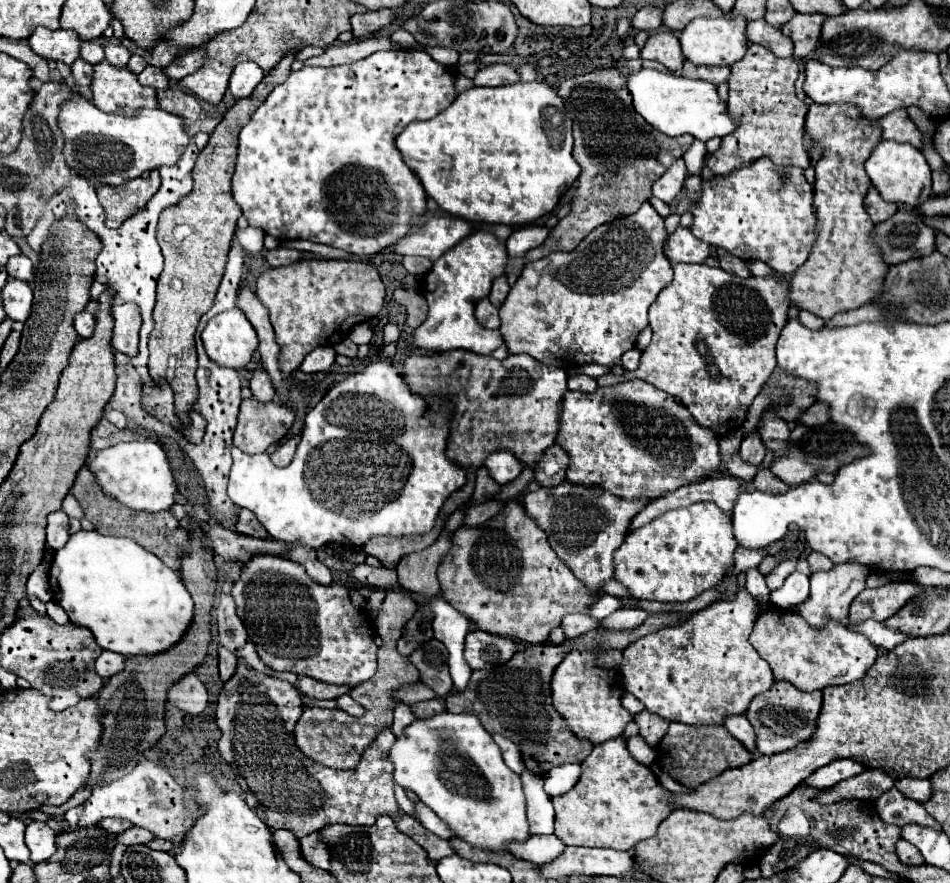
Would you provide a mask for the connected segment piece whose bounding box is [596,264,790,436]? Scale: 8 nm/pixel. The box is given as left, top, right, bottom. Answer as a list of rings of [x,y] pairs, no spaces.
[[[678,264],[678,266],[674,266],[674,280],[658,294],[656,302],[650,306],[650,328],[652,328],[654,334],[652,334],[650,346],[642,352],[638,370],[634,370],[633,372],[625,370],[624,374],[619,376],[619,378],[617,375],[608,373],[596,380],[599,387],[605,387],[626,381],[626,379],[640,378],[640,380],[644,380],[644,382],[648,382],[648,384],[652,384],[652,386],[668,392],[668,394],[672,394],[678,402],[682,402],[690,410],[690,414],[696,418],[696,422],[700,426],[706,426],[706,428],[714,430],[718,436],[724,436],[728,432],[738,430],[738,422],[742,422],[742,418],[746,416],[746,406],[750,406],[750,402],[754,400],[754,396],[762,388],[762,382],[766,382],[766,378],[770,378],[770,374],[774,372],[774,368],[776,368],[776,354],[774,354],[774,350],[776,350],[776,342],[778,342],[780,330],[784,328],[784,324],[788,320],[786,318],[788,308],[790,308],[790,304],[788,304],[788,298],[786,298],[786,282],[782,282],[780,274],[778,274],[778,278],[770,278],[770,276],[762,276],[762,278],[756,278],[756,276],[738,278],[734,274],[724,272],[722,268],[710,268],[706,264]]]

